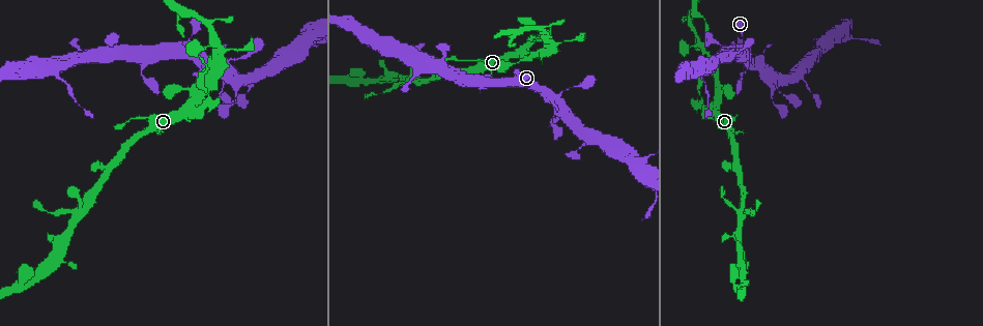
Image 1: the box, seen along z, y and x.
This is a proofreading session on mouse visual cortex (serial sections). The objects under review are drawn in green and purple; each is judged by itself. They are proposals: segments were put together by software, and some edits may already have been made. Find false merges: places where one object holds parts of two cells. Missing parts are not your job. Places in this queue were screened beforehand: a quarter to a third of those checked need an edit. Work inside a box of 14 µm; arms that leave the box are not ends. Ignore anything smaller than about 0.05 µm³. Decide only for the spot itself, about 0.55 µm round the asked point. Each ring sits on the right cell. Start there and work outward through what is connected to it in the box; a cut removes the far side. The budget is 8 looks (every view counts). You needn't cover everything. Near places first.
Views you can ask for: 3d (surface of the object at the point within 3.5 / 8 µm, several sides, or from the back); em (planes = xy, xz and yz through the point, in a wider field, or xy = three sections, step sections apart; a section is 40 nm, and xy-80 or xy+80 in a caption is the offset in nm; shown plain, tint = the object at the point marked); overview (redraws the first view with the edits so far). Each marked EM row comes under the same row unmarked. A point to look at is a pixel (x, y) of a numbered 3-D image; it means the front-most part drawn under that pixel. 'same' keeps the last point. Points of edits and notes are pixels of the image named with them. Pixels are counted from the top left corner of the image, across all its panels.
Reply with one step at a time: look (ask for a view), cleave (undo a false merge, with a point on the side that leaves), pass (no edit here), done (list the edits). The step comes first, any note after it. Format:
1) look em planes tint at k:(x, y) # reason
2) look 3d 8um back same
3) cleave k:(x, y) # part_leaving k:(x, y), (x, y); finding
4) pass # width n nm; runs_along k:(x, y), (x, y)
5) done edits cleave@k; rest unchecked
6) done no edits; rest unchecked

look 3d 3.5um back at 1:(773, 101) # a narrow waist

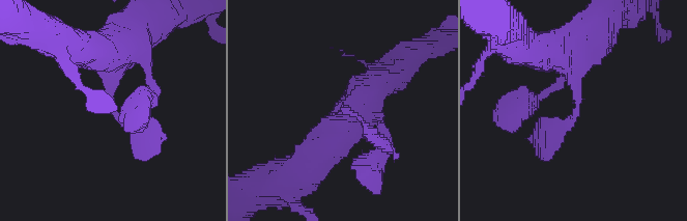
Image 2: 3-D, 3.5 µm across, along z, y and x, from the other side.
look em xy step 2 tint at 2:(342, 113) # arm_widths 250, 600 nm; need the tissue

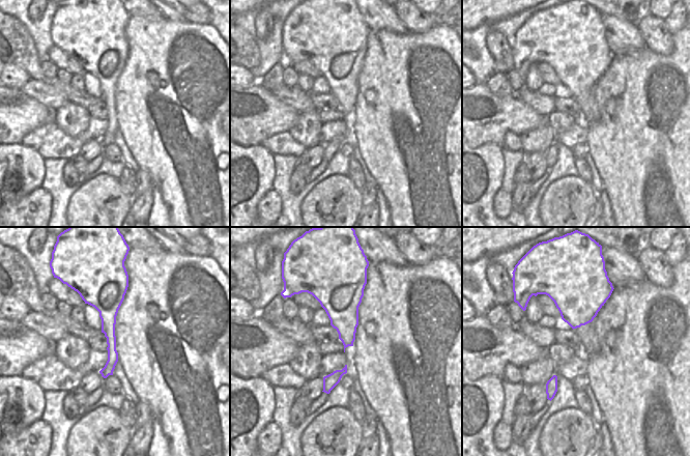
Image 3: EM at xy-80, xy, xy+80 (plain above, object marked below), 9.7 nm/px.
look em xy step 5 tint same # cut it another way

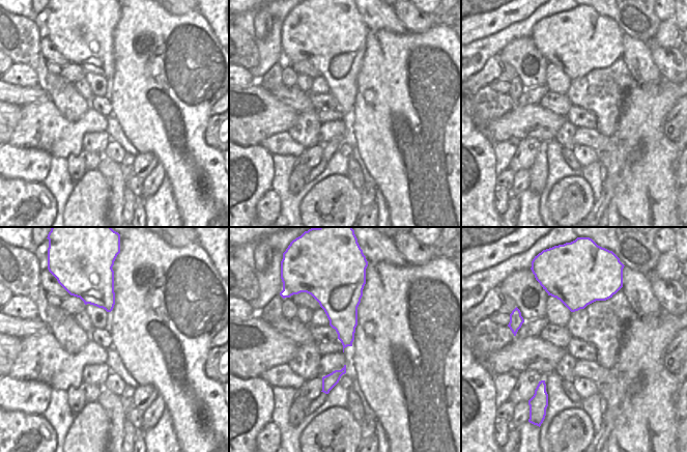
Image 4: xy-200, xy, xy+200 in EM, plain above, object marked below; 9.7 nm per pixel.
pass # runs_along 2:(575, 45), (575, 114), (538, 137); one cell here

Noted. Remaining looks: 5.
look 3d 3.5um at 1:(702, 101) # sharp bend

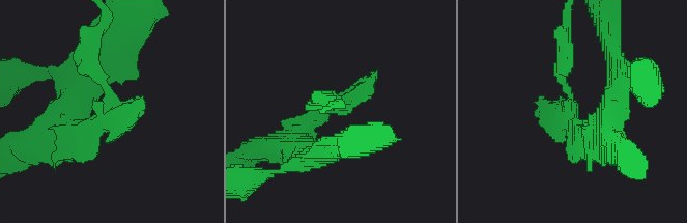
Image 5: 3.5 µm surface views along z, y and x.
look em xy step 2 tint at 5:(342, 111) # shape alone is not enough

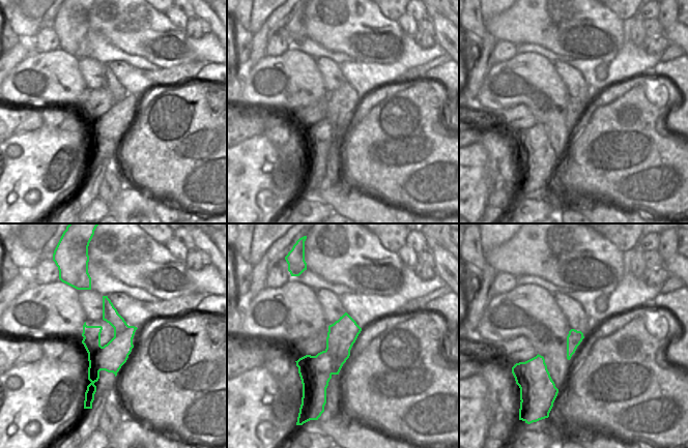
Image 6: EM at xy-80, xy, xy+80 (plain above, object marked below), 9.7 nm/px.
look em xy step 1 tint same

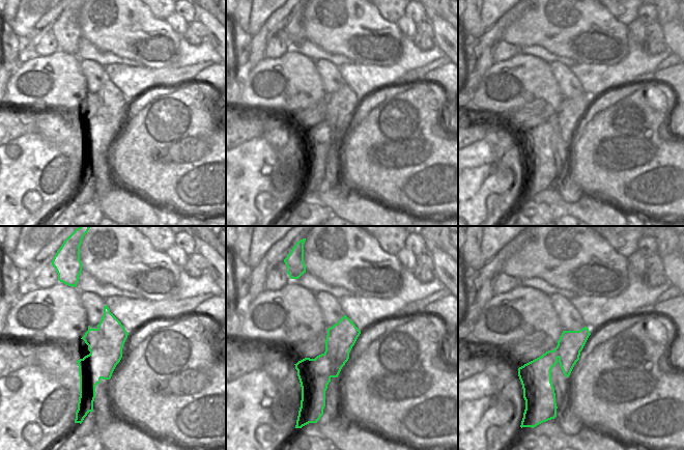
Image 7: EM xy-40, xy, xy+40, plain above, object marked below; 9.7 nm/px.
cleave 5:(363, 89) # part_leaving 5:(573, 115), (563, 81), (565, 26); two cells meet here

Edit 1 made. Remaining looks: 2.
look 3d 3.5um back at 1:(33, 279) # arms part here

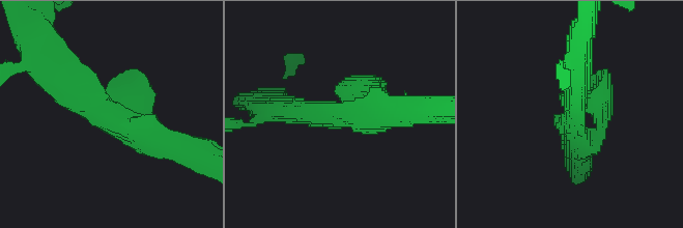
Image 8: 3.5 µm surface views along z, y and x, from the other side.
look em planes tint at 8:(576, 108) # arms 3; arm_widths 350, 400, 400 nm; now the EM

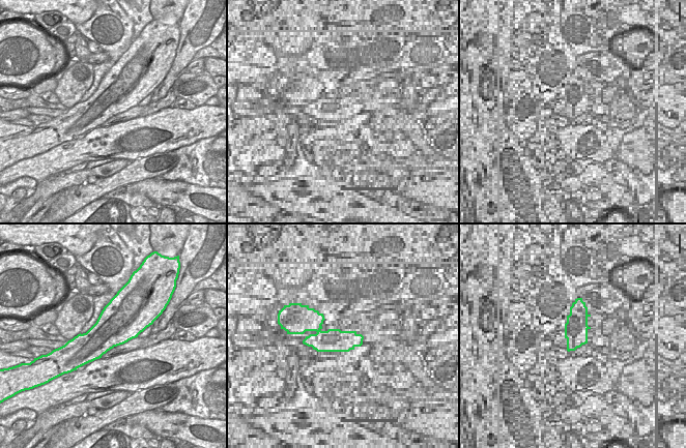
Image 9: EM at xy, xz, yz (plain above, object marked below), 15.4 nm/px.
pass # runs_along 8:(53, 62), (88, 101), (161, 141); all the same cell

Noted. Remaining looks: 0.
done edits cleave@5; rest unchecked

